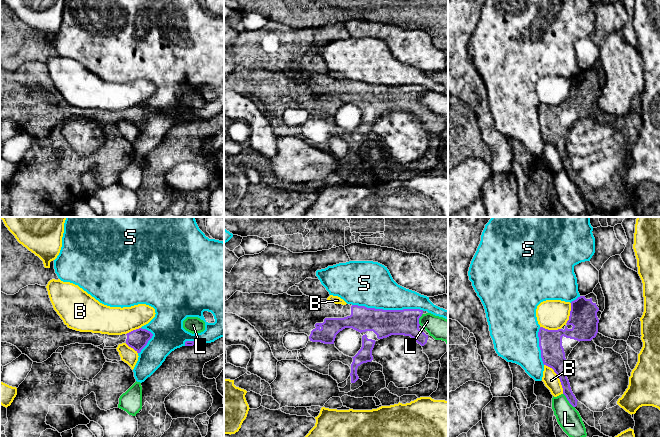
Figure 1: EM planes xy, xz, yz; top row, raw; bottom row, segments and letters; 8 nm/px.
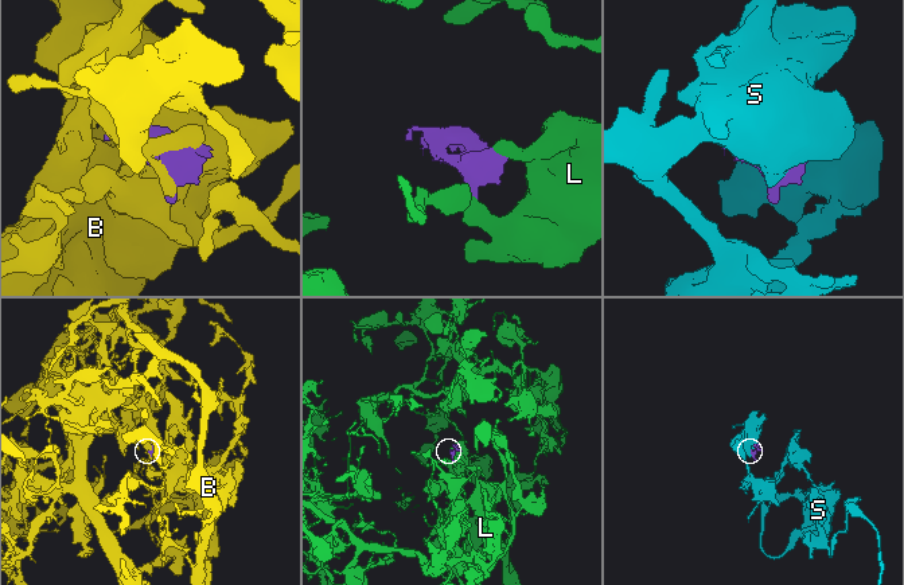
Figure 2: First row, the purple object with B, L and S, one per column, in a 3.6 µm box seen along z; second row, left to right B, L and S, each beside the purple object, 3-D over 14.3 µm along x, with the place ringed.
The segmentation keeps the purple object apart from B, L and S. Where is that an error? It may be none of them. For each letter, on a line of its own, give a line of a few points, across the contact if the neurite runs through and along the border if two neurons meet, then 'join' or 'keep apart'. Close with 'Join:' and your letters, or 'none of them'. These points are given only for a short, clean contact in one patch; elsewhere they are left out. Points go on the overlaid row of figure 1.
B: keep apart
L: keep apart
S: keep apart
Join: none of them

